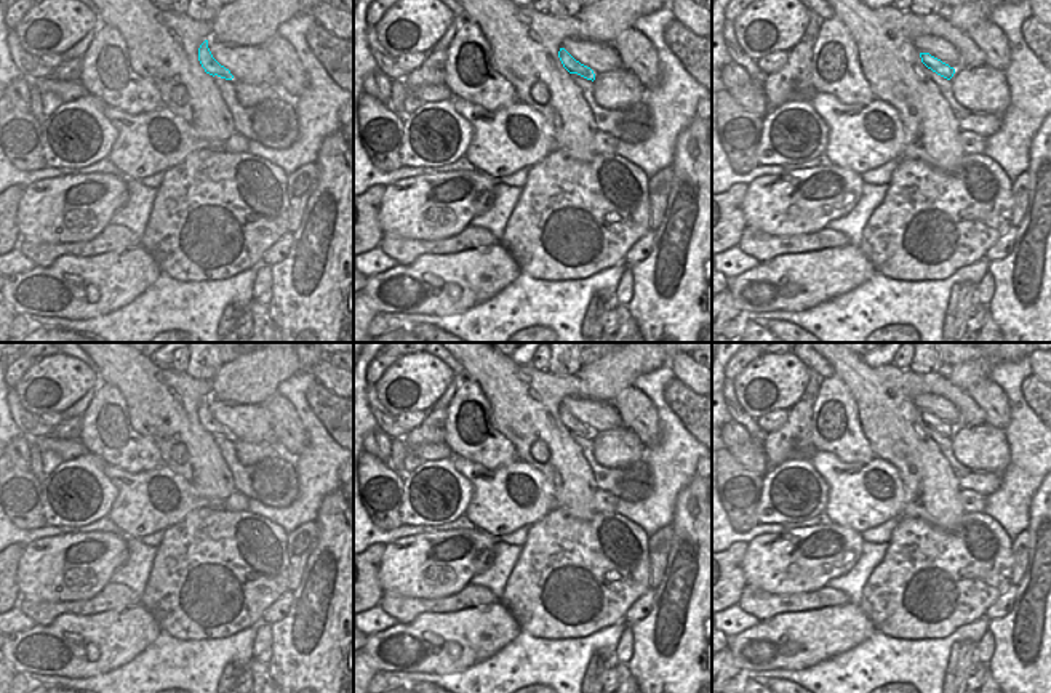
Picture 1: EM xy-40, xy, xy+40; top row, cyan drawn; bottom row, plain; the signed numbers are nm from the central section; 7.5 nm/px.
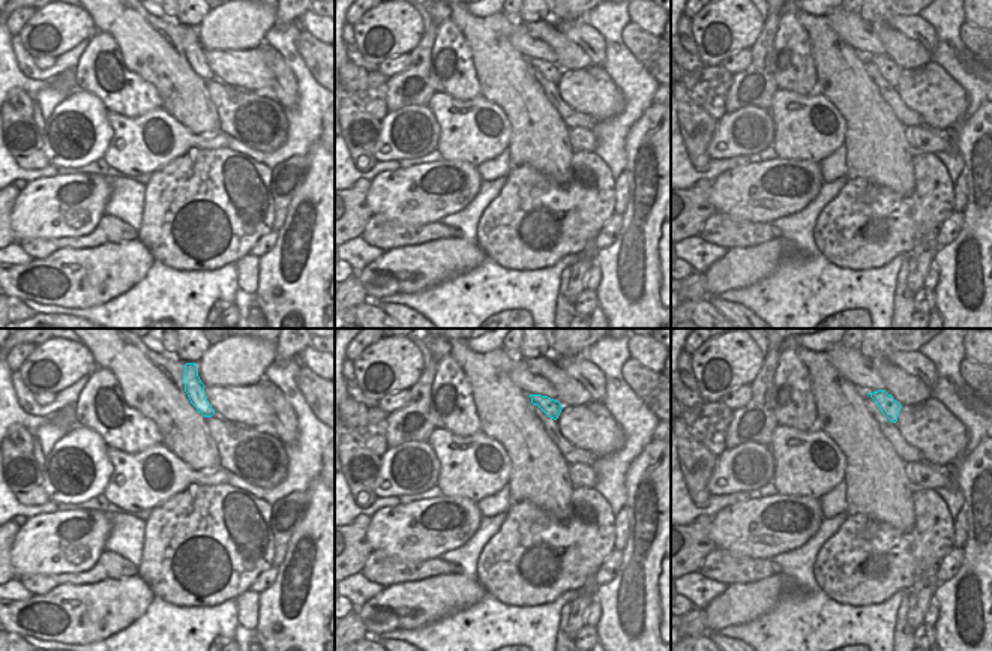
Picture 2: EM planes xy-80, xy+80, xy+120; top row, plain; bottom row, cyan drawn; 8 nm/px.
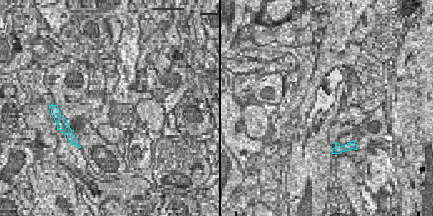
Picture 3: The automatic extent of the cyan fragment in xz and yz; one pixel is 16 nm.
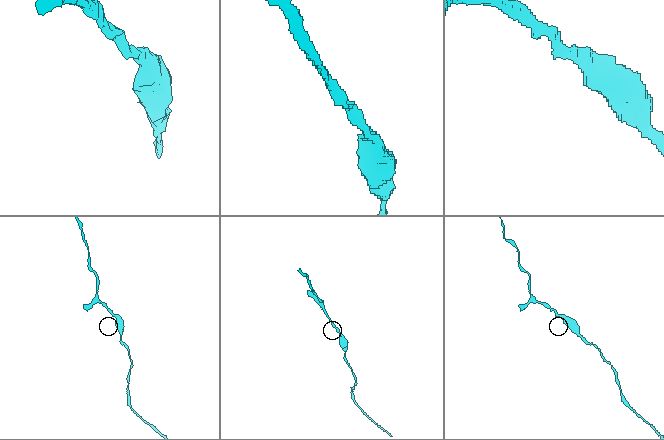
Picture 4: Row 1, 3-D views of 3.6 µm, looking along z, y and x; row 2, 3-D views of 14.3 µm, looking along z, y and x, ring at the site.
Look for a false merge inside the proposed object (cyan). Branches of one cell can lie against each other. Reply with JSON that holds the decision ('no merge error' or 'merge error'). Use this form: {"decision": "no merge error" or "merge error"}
{"decision": "no merge error"}

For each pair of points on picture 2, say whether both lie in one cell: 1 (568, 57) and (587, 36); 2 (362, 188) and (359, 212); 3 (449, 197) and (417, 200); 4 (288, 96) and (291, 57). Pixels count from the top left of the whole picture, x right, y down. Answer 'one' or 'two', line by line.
1: two
2: one
3: one
4: two

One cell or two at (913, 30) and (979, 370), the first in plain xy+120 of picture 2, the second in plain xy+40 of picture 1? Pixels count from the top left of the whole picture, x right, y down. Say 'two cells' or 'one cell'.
two cells

